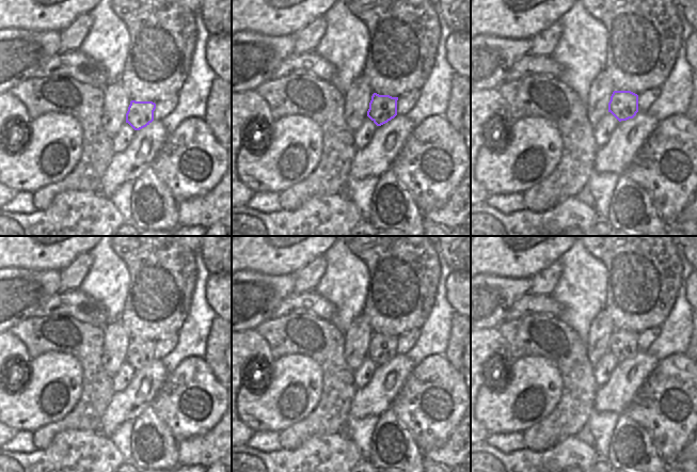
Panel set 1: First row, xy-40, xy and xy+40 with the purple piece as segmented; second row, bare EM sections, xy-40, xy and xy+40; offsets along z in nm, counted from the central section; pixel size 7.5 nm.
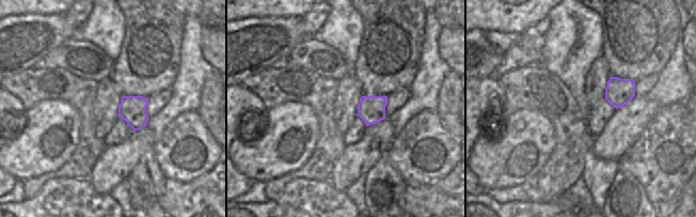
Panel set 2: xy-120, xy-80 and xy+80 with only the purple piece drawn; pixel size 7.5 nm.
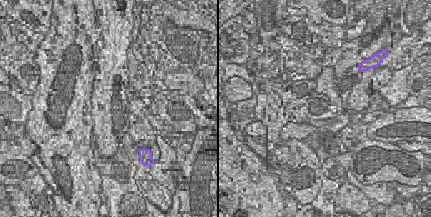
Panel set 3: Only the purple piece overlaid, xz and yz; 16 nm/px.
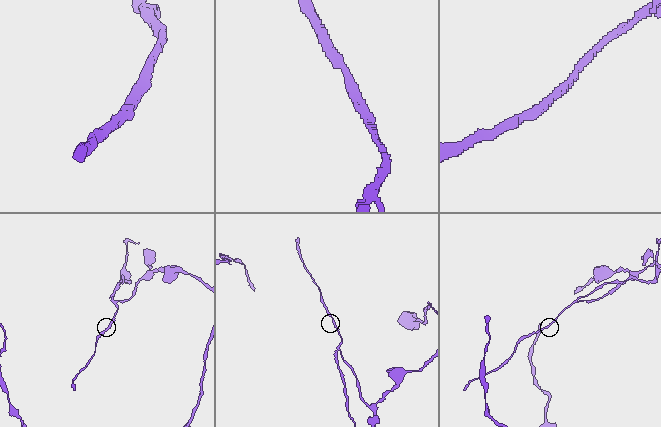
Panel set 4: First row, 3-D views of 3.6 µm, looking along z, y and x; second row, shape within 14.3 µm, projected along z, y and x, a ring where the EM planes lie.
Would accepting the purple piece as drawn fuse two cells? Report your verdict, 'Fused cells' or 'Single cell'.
Fused cells.

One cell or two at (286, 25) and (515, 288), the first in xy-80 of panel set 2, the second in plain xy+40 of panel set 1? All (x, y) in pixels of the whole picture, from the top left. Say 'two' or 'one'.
one

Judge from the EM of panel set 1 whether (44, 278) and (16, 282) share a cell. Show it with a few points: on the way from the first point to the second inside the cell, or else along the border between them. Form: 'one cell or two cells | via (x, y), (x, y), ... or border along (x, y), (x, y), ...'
one cell | via (37, 282), (22, 282)

